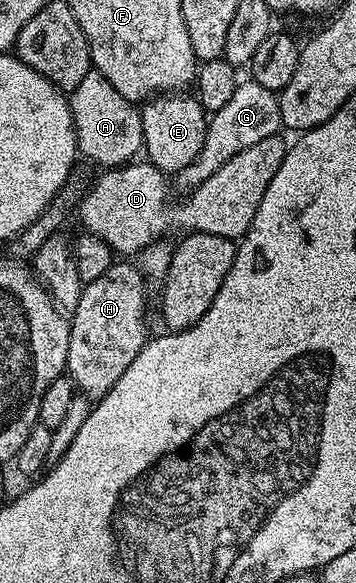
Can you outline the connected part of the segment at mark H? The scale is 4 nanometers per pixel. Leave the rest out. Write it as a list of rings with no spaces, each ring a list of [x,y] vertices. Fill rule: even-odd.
[[[115,261],[112,262],[109,269],[105,269],[105,273],[101,273],[101,277],[97,277],[97,281],[86,284],[81,293],[81,301],[77,301],[77,309],[70,312],[69,322],[71,324],[71,332],[69,333],[69,353],[67,354],[66,374],[70,375],[71,382],[82,394],[86,395],[92,401],[102,399],[105,393],[109,393],[109,389],[113,389],[113,385],[117,385],[117,381],[121,381],[121,373],[125,373],[125,369],[129,369],[129,365],[133,365],[133,361],[137,357],[137,353],[141,353],[144,343],[149,338],[147,332],[147,323],[143,320],[143,310],[147,307],[147,290],[148,284],[145,282],[142,273],[139,272],[138,266],[131,261]]]

